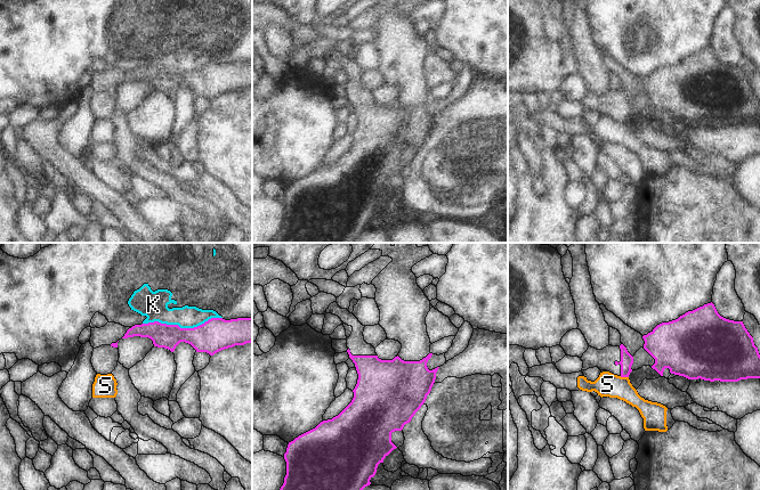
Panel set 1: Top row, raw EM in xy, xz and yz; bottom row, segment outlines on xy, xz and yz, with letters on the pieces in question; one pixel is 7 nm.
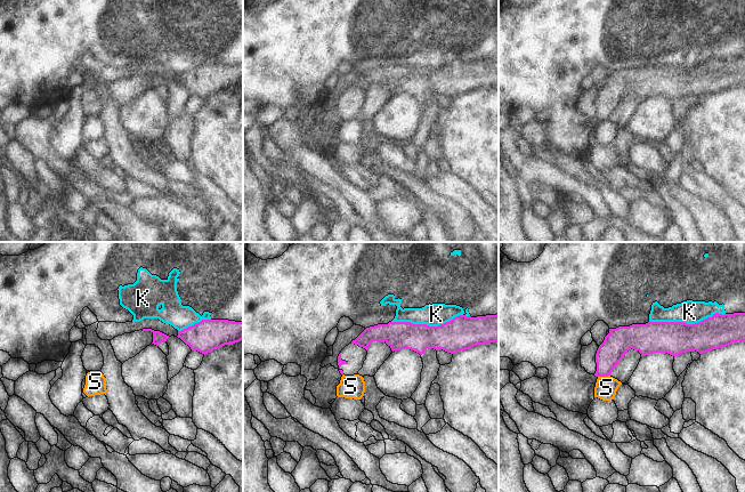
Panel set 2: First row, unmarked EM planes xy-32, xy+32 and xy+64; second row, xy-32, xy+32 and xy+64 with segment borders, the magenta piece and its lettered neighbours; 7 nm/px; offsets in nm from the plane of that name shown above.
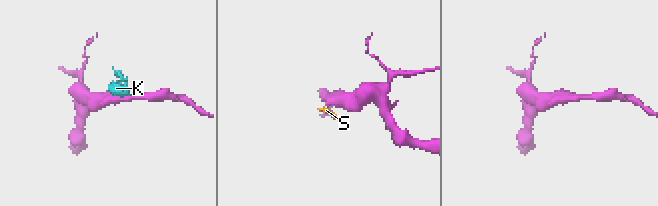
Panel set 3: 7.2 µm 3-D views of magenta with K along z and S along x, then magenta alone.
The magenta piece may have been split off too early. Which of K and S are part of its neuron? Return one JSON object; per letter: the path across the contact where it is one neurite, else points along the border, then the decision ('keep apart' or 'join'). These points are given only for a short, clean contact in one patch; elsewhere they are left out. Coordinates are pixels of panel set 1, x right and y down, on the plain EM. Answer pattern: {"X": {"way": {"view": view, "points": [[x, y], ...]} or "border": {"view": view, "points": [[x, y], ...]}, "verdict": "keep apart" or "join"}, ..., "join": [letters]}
{"K": {"verdict": "keep apart"}, "S": {"border": {"view": "yz", "points": [[620, 121], [628, 122]]}, "verdict": "keep apart"}, "join": []}

